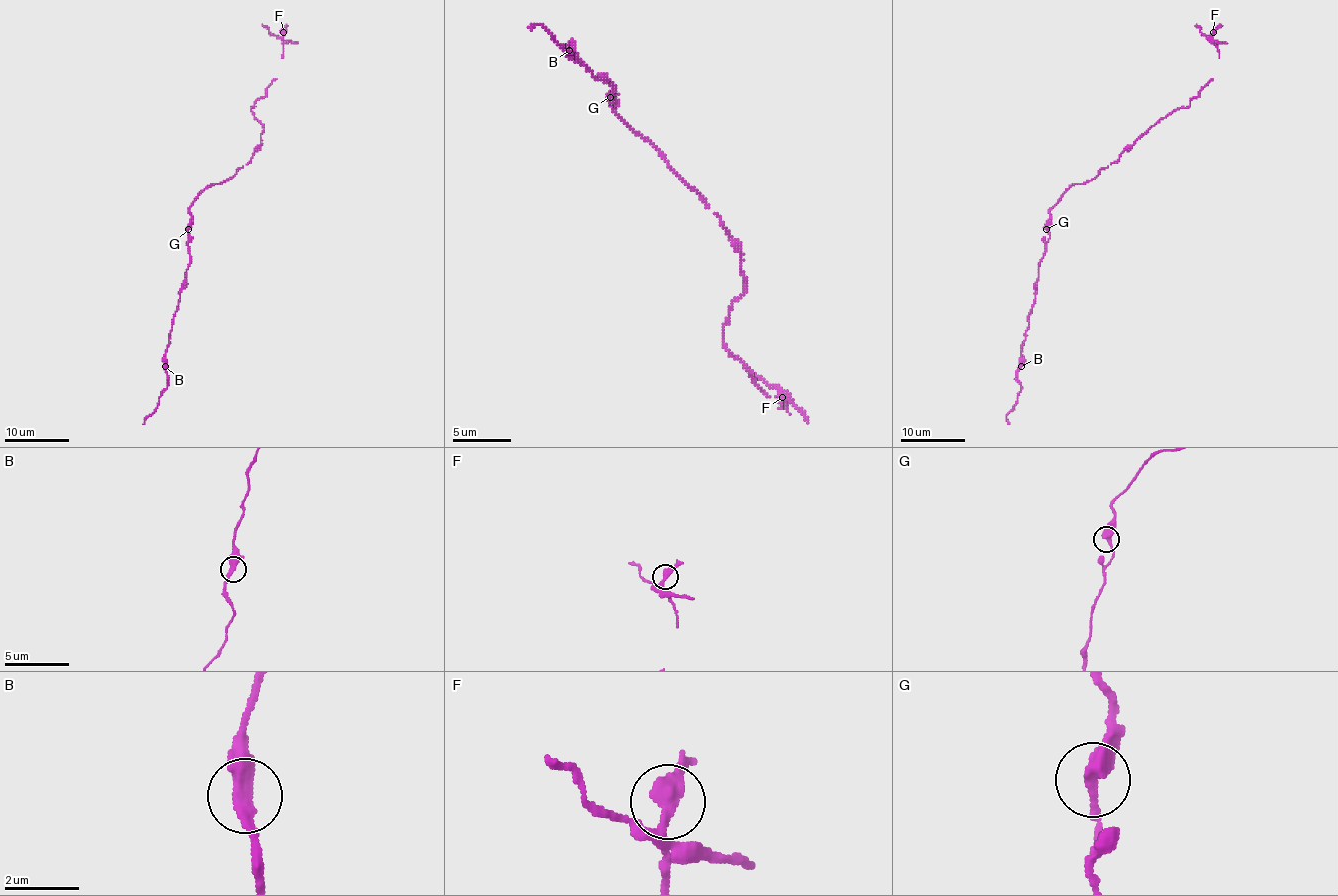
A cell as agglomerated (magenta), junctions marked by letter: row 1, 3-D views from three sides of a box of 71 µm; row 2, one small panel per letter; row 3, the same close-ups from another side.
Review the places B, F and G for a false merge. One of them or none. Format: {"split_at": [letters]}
{"split_at": ["F"]}

